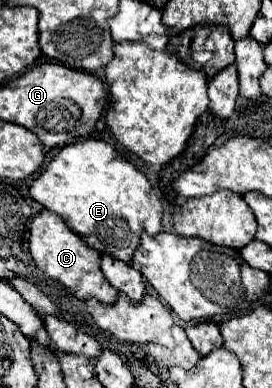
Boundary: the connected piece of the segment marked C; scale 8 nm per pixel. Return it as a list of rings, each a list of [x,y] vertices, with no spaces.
[[[43,209],[35,219],[33,219],[33,225],[31,225],[31,239],[29,239],[29,251],[33,255],[33,261],[35,265],[47,273],[49,277],[53,277],[55,281],[63,283],[67,289],[71,289],[71,293],[77,297],[77,299],[89,299],[89,297],[95,297],[99,299],[101,303],[115,303],[119,293],[115,287],[109,285],[109,281],[103,277],[103,271],[99,269],[101,265],[101,255],[91,249],[89,245],[83,243],[83,239],[73,233],[65,223],[63,219],[57,215],[57,213],[51,213],[47,209]]]

